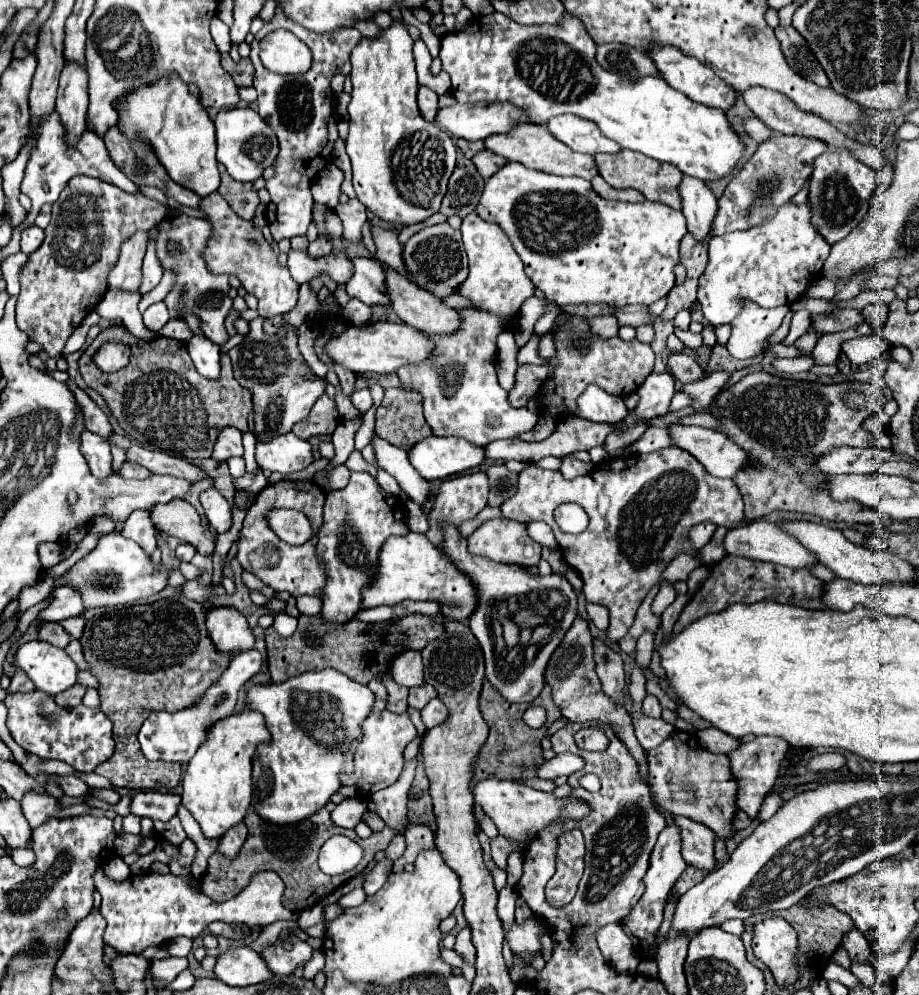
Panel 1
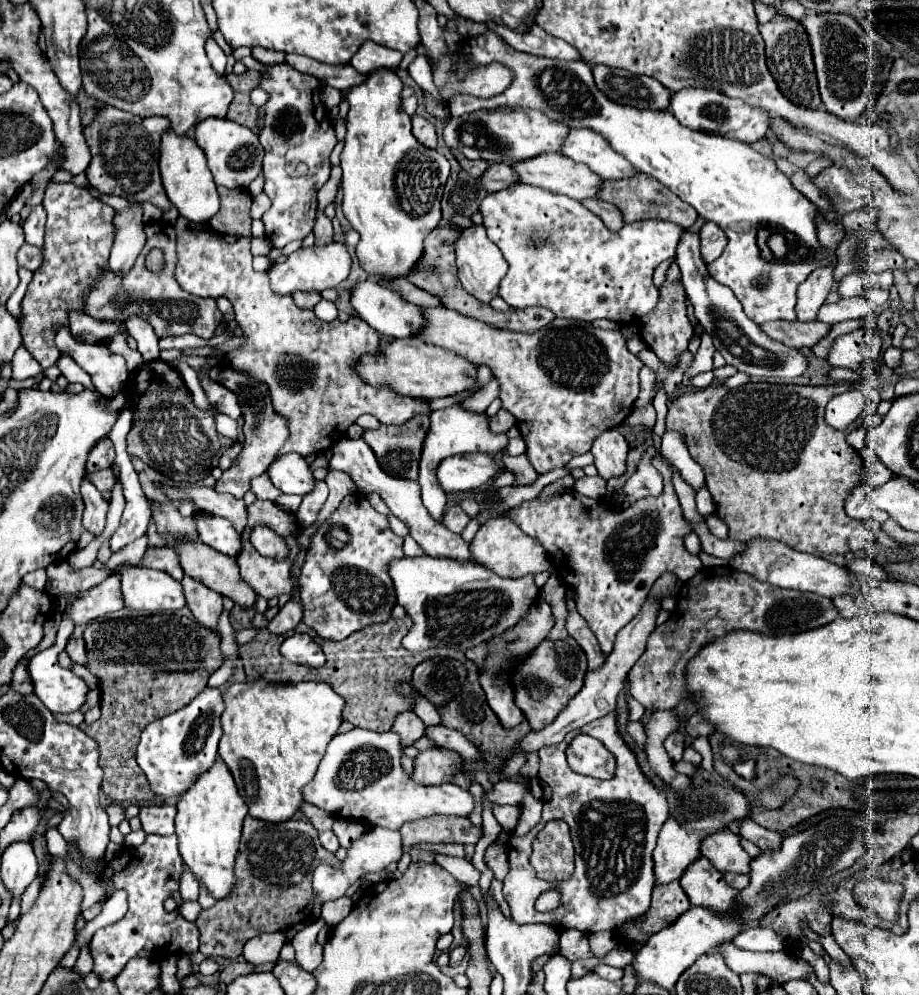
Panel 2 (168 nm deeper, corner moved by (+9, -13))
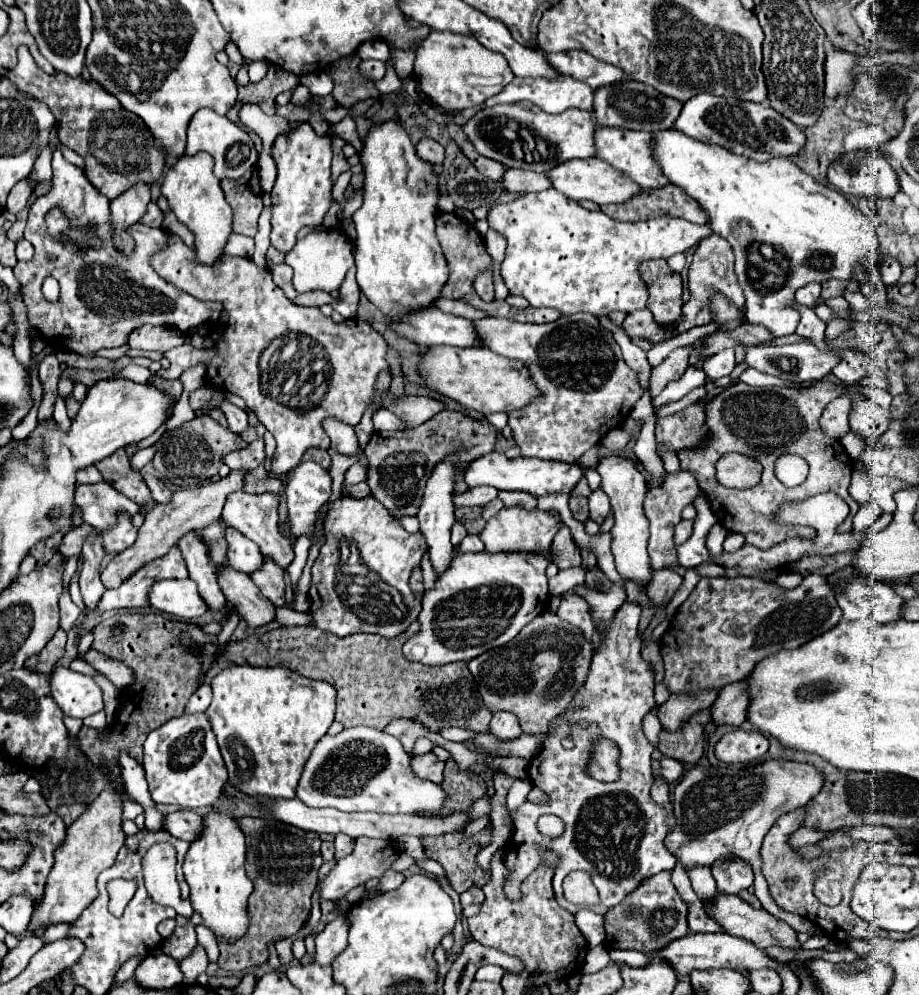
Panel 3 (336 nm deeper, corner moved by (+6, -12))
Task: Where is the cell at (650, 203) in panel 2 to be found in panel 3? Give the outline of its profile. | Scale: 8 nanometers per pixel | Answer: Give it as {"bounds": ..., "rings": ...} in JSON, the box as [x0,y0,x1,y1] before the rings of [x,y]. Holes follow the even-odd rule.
{"bounds":[601,184,707,224],"rings":[[[675,184],[637,192],[627,202],[607,204],[601,206],[601,210],[619,222],[639,222],[659,216],[677,216],[693,224],[707,222],[707,214],[699,208],[699,204],[695,204],[695,200],[691,200],[691,196]]]}

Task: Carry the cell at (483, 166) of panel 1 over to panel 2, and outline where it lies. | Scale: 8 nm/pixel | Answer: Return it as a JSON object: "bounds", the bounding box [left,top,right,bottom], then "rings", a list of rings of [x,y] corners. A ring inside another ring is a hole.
{"bounds":[482,163,520,193],"rings":[[[492,163],[490,169],[482,175],[482,185],[486,187],[488,193],[508,189],[516,183],[520,183],[520,177],[516,177],[516,171],[504,163]]]}

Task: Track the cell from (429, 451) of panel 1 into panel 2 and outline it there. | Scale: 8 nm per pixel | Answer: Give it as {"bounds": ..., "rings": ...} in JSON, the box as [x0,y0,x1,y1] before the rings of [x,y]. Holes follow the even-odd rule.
{"bounds":[438,453,500,493],"rings":[[[464,453],[448,457],[438,467],[438,483],[448,493],[476,489],[500,473],[500,465],[488,453]]]}

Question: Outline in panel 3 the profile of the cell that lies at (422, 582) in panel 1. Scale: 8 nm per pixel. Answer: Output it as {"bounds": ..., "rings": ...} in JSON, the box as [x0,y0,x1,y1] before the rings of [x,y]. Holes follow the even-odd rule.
{"bounds":[403,552,549,664],"rings":[[[455,552],[445,572],[441,572],[435,578],[435,588],[425,590],[423,594],[421,614],[417,618],[421,630],[403,644],[405,658],[421,664],[447,664],[457,660],[469,662],[471,658],[487,650],[511,642],[521,632],[521,628],[525,628],[537,614],[545,612],[545,596],[549,596],[545,568],[549,562],[549,556],[501,556],[489,552]]]}

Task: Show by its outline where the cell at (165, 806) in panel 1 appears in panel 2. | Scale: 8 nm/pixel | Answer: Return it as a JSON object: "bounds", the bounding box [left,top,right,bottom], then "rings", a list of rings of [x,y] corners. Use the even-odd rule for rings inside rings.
{"bounds":[140,805,176,835],"rings":[[[150,805],[142,807],[140,811],[142,829],[146,833],[156,833],[156,835],[172,835],[174,817],[176,817],[176,807],[172,805]]]}

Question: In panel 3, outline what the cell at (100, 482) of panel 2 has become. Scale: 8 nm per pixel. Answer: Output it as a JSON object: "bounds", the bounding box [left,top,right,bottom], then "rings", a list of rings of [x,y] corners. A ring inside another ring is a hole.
{"bounds":[77,466,103,484],"rings":[[[91,466],[91,468],[83,468],[83,472],[79,472],[77,482],[81,482],[81,484],[97,484],[97,482],[103,482],[103,476],[95,466]]]}

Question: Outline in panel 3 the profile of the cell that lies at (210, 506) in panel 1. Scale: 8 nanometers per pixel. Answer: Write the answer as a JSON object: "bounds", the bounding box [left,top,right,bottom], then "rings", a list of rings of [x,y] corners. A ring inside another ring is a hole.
{"bounds":[225,526,263,574],"rings":[[[225,526],[225,540],[229,544],[227,564],[231,568],[237,568],[239,572],[245,572],[245,574],[251,574],[255,572],[255,568],[259,568],[263,554],[259,552],[255,542],[247,540],[247,536],[243,536],[233,526]]]}

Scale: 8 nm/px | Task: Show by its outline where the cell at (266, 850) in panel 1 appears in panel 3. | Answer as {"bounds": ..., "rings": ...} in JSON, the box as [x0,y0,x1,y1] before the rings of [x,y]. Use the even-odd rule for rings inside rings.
{"bounds":[219,818,323,972],"rings":[[[239,818],[237,820],[241,830],[247,836],[247,862],[245,862],[245,870],[249,880],[253,882],[253,892],[249,896],[249,908],[247,908],[247,916],[249,916],[249,928],[247,932],[235,940],[235,942],[227,942],[227,940],[219,940],[219,966],[231,972],[239,972],[251,966],[261,966],[267,962],[267,942],[269,940],[277,940],[277,938],[287,938],[297,934],[303,924],[309,918],[311,912],[311,896],[313,890],[317,886],[317,874],[319,868],[323,864],[323,856],[321,856],[321,840],[319,834],[309,832],[309,830],[301,830],[297,826],[291,824],[283,824],[275,818]]]}

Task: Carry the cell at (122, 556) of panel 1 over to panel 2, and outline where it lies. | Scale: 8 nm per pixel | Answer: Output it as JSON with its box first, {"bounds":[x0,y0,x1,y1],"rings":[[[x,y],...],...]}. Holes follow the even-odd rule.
{"bounds":[122,565,186,611],"rings":[[[122,565],[122,595],[126,607],[136,611],[176,611],[186,607],[180,581],[172,579],[164,571],[140,569],[134,565]]]}

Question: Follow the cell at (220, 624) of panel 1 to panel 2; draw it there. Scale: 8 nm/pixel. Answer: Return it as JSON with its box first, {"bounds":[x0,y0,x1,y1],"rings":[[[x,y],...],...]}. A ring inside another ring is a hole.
{"bounds":[182,575,222,631],"rings":[[[184,575],[184,579],[182,579],[182,587],[184,587],[184,595],[186,595],[188,607],[194,613],[194,617],[206,629],[216,631],[218,617],[222,613],[222,595],[208,589],[204,583],[200,583],[188,575]]]}

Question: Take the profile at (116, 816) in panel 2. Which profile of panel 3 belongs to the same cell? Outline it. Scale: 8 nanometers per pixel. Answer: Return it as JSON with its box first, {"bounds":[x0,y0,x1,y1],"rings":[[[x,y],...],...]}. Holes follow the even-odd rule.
{"bounds":[123,800,143,820],"rings":[[[131,800],[123,802],[123,820],[135,820],[135,816],[143,814],[143,806]]]}

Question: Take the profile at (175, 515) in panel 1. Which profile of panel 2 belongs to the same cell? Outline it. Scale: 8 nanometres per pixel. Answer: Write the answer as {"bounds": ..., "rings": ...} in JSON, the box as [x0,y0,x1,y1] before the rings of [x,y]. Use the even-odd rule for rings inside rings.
{"bounds":[174,541,256,609],"rings":[[[178,541],[174,545],[178,549],[180,555],[180,565],[184,569],[186,575],[202,581],[206,587],[218,591],[224,597],[230,597],[236,605],[240,605],[242,609],[250,609],[256,603],[256,593],[254,589],[240,577],[238,573],[238,563],[232,557],[224,557],[224,553],[216,553],[216,549],[210,549],[208,545],[204,545],[202,541]]]}

